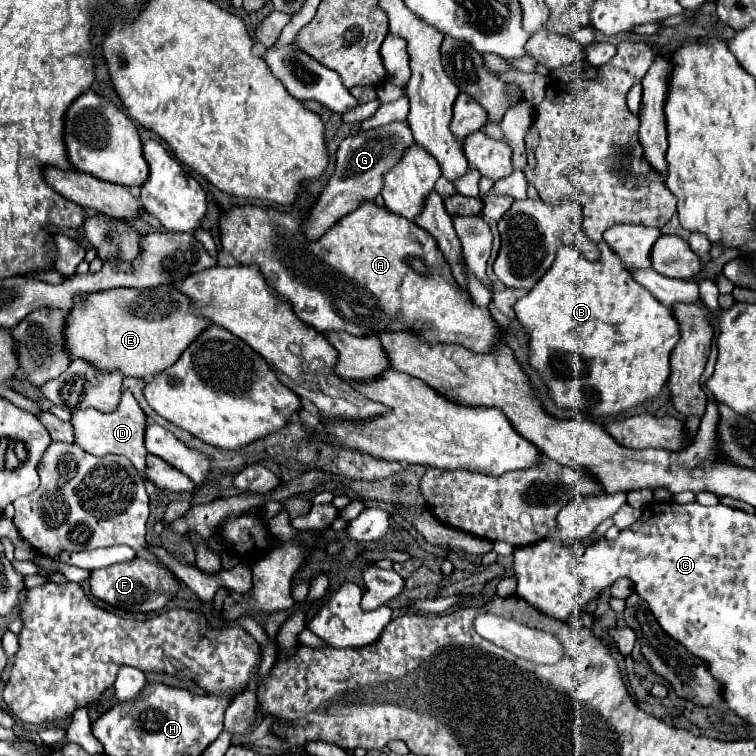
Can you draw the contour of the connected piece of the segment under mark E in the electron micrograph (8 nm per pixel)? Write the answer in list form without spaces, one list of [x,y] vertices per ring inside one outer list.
[[[160,284],[156,288],[112,288],[92,294],[78,294],[74,308],[66,316],[64,324],[64,348],[70,360],[84,360],[100,372],[122,372],[134,378],[152,378],[168,366],[172,366],[186,346],[208,326],[210,322],[192,314],[192,304],[176,288]]]

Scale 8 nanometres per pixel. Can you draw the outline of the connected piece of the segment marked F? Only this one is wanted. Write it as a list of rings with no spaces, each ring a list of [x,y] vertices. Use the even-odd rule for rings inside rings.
[[[134,558],[132,562],[100,568],[90,574],[90,592],[98,600],[104,600],[110,606],[128,612],[158,612],[168,604],[168,600],[174,596],[176,590],[178,590],[178,580],[174,576],[164,576],[160,568],[140,558]]]

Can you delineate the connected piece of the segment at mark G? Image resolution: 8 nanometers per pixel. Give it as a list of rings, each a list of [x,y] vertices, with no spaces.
[[[406,120],[392,122],[374,130],[358,132],[356,136],[348,136],[340,142],[336,152],[336,168],[328,180],[328,186],[320,194],[318,202],[310,210],[310,220],[304,228],[310,240],[320,238],[340,216],[352,212],[362,200],[374,200],[384,186],[384,172],[390,172],[404,152],[414,144],[412,130]]]

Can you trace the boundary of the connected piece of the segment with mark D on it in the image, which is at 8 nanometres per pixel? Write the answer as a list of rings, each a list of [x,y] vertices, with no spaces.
[[[130,392],[122,394],[120,406],[112,414],[96,412],[94,408],[88,410],[76,410],[72,414],[72,430],[74,430],[74,444],[84,448],[86,452],[92,452],[94,456],[106,456],[106,454],[122,454],[130,458],[130,462],[136,466],[138,472],[146,472],[146,454],[144,452],[144,424],[146,416],[140,410],[138,402]]]

